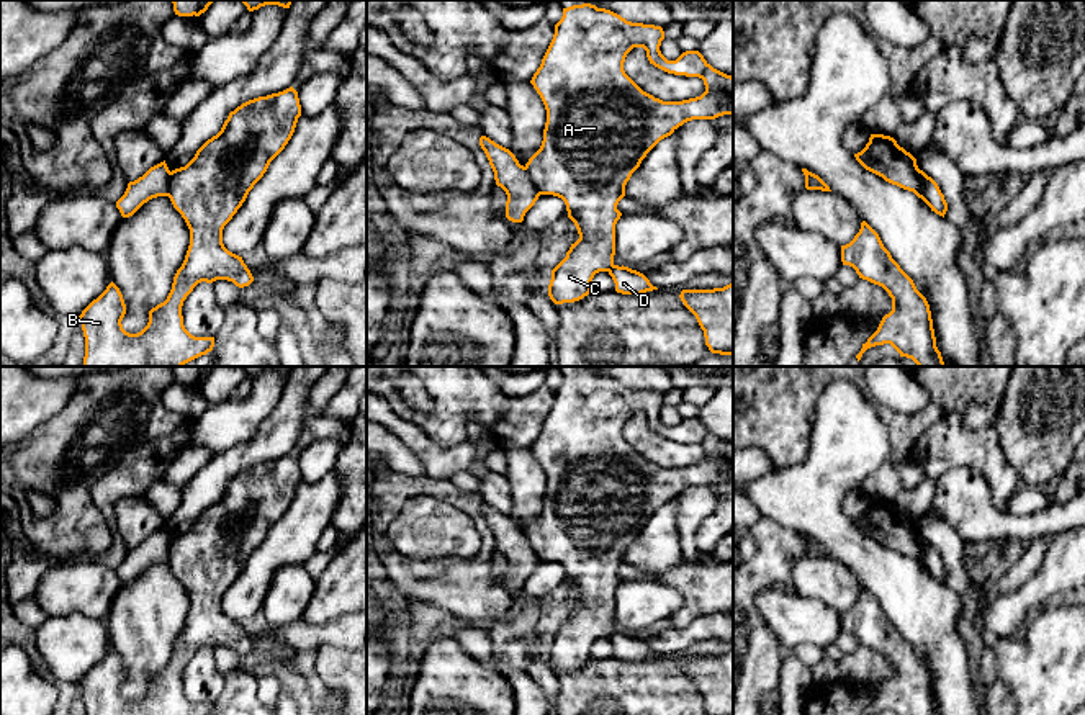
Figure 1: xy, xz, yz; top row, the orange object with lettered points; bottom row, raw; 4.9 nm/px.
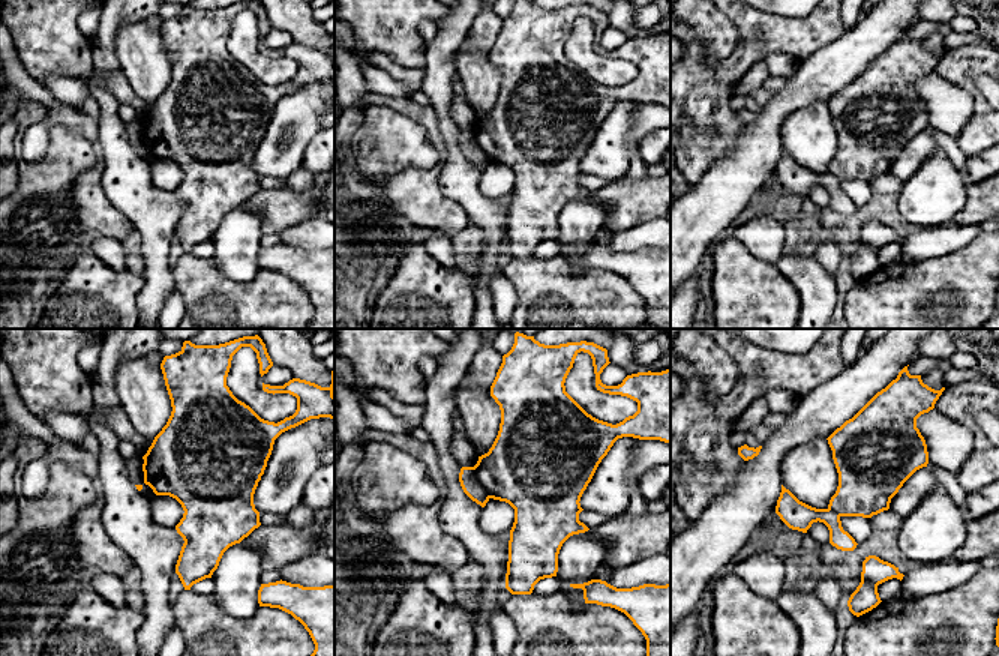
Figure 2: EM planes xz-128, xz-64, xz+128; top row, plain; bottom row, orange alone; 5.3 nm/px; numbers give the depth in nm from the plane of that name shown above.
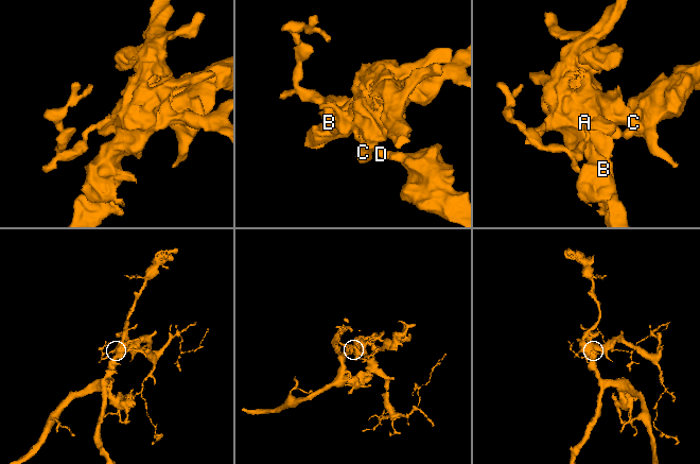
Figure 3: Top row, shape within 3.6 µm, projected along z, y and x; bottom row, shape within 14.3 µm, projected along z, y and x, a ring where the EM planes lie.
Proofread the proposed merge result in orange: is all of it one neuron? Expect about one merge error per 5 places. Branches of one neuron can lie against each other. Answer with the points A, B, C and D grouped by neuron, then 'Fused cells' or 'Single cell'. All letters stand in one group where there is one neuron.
Groups: A B C / D. Fused cells

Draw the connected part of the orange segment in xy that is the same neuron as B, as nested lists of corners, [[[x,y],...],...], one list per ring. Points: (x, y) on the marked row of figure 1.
[[[293,87],[249,100],[229,113],[221,131],[208,139],[185,167],[170,172],[169,198],[190,229],[190,245],[173,277],[172,290],[164,303],[149,311],[147,326],[137,334],[129,334],[121,324],[126,314],[123,295],[111,281],[79,316],[85,337],[83,366],[183,366],[213,350],[214,337],[195,337],[185,329],[183,301],[201,281],[227,280],[239,288],[254,281],[242,257],[224,247],[223,229],[270,162],[285,149],[299,116],[301,105]]]

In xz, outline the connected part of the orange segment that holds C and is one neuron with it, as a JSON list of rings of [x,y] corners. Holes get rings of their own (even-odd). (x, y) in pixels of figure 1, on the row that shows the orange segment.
[[[591,3],[573,5],[563,8],[553,39],[530,80],[545,105],[547,123],[542,146],[525,170],[540,195],[565,201],[579,234],[552,270],[548,296],[555,304],[591,295],[594,275],[614,267],[615,224],[622,216],[617,205],[646,154],[687,121],[733,115],[733,77],[714,69],[699,51],[686,51],[676,61],[668,61],[660,51],[663,39],[661,26],[632,23]],[[633,47],[643,47],[650,64],[668,74],[702,79],[705,92],[682,101],[663,101],[643,92],[624,70]]]

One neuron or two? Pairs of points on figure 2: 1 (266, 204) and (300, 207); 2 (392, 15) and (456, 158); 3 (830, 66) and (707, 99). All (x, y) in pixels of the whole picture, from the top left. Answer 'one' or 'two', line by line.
1: one
2: two
3: two

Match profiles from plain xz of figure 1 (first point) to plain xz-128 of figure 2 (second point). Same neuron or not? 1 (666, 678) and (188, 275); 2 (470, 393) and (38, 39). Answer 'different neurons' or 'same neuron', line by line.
1: same neuron
2: same neuron

